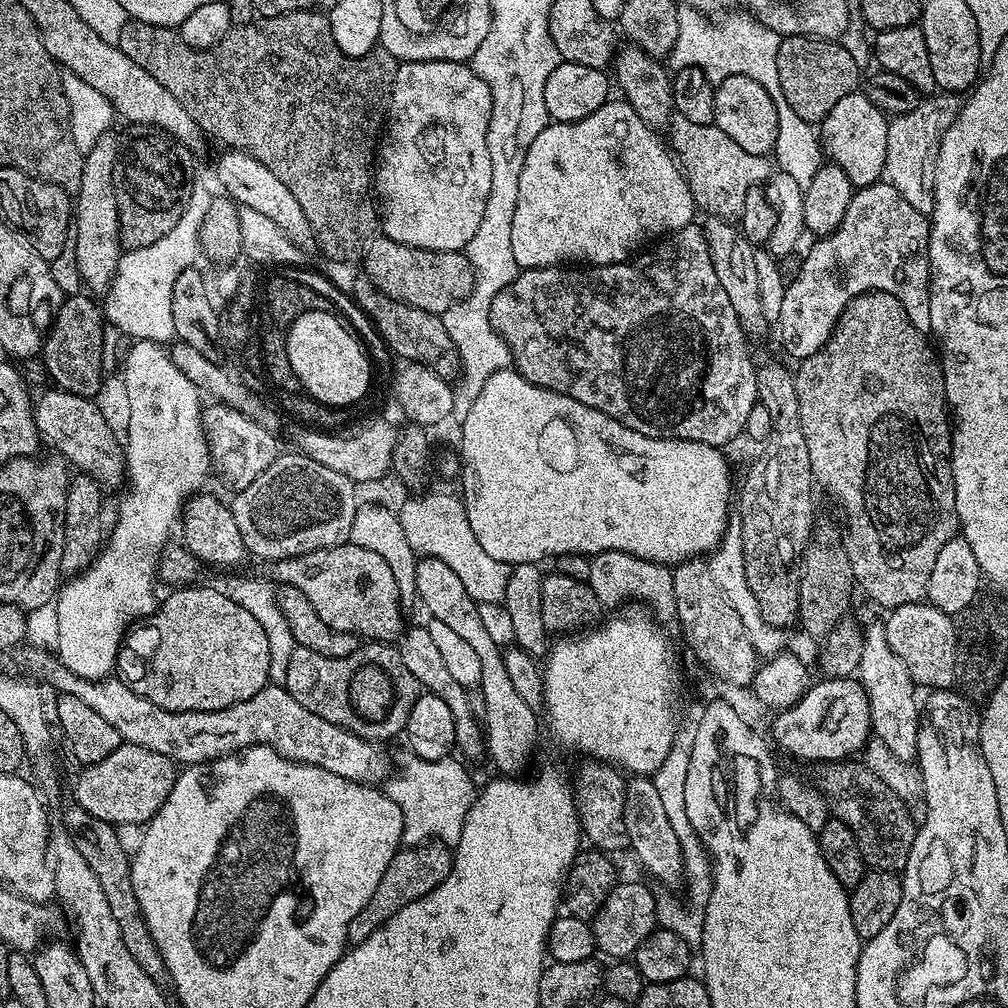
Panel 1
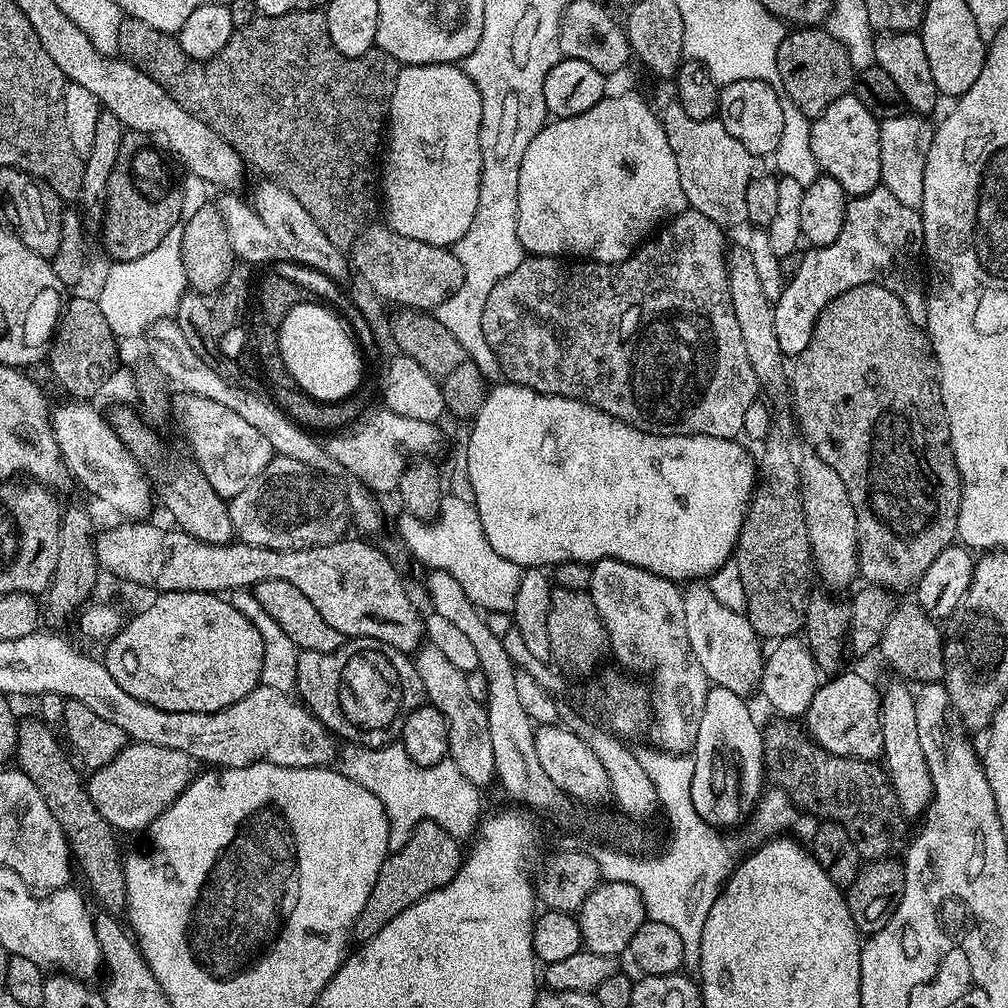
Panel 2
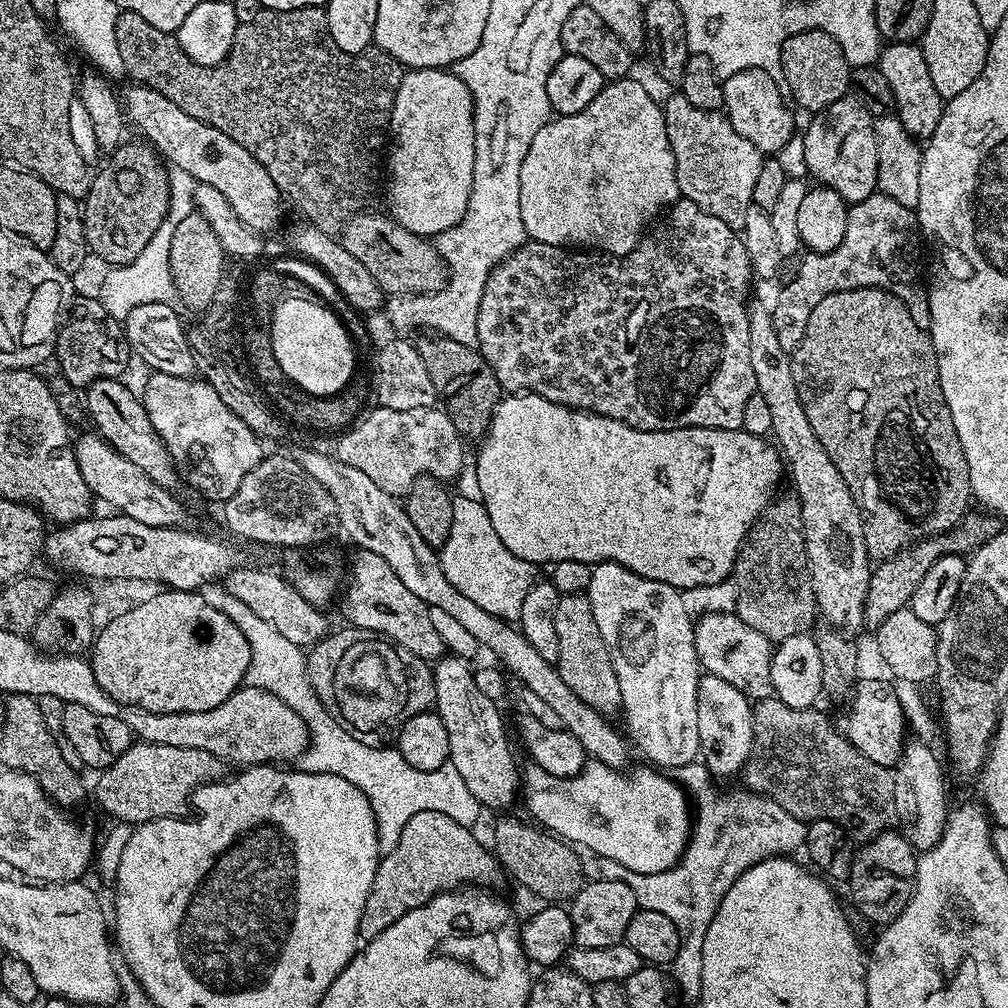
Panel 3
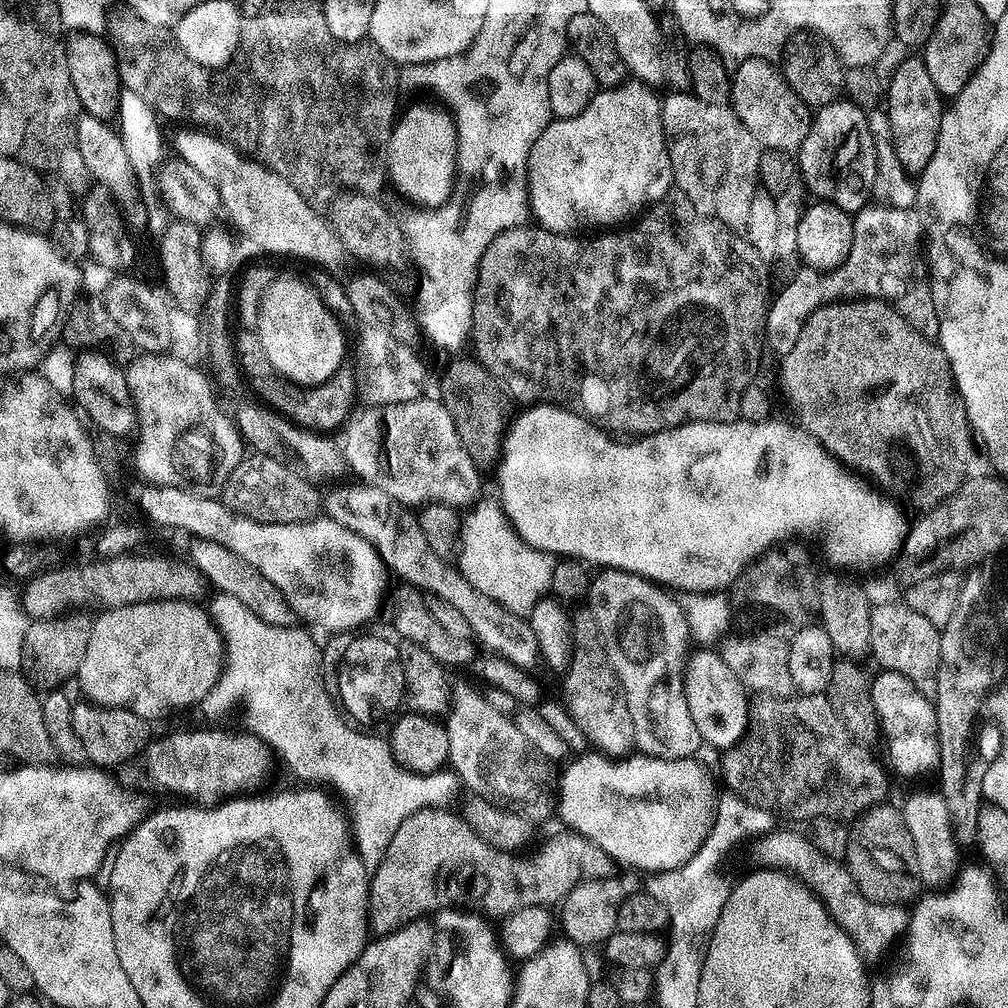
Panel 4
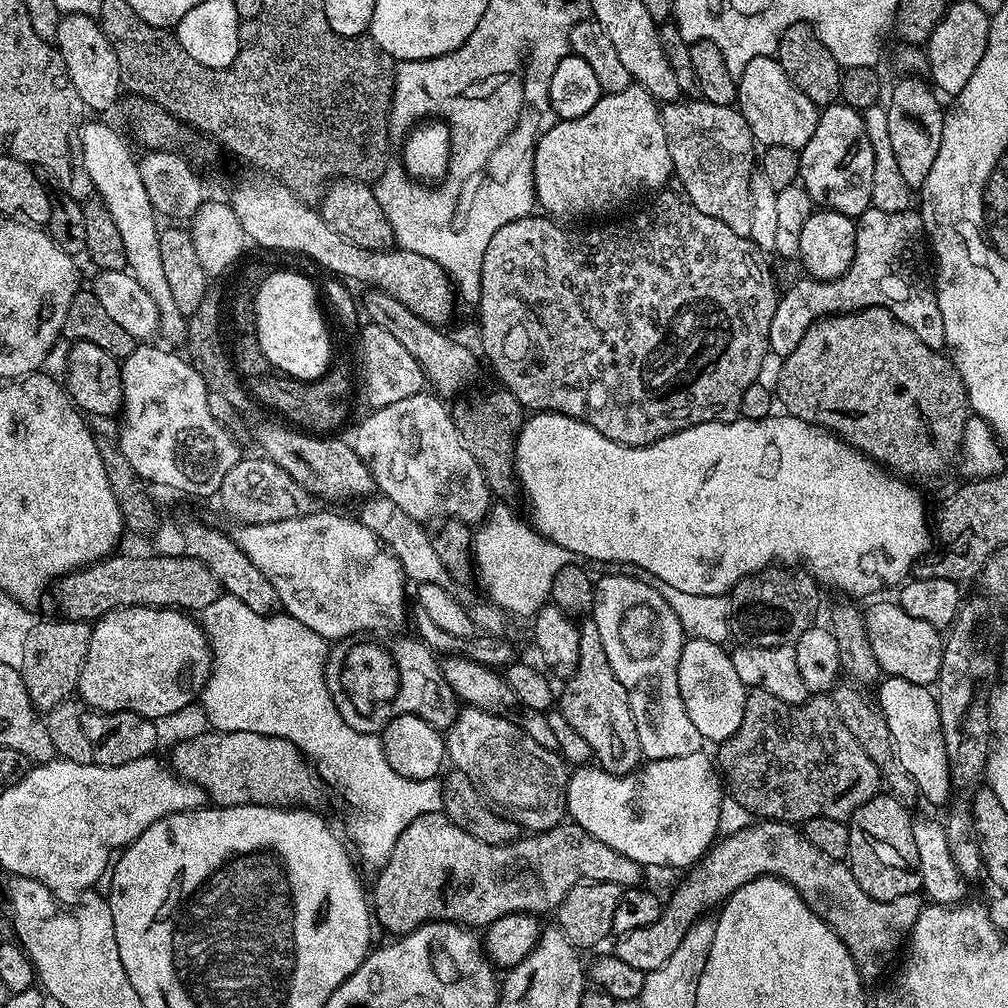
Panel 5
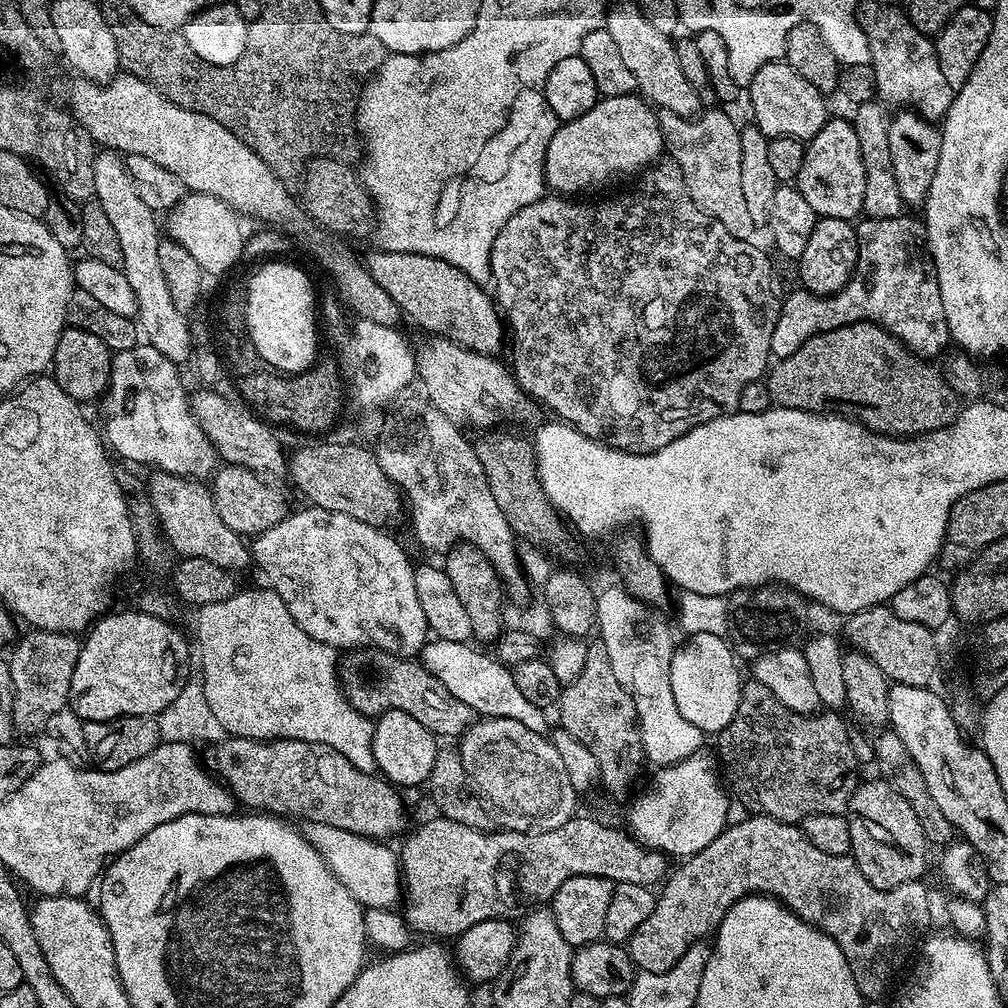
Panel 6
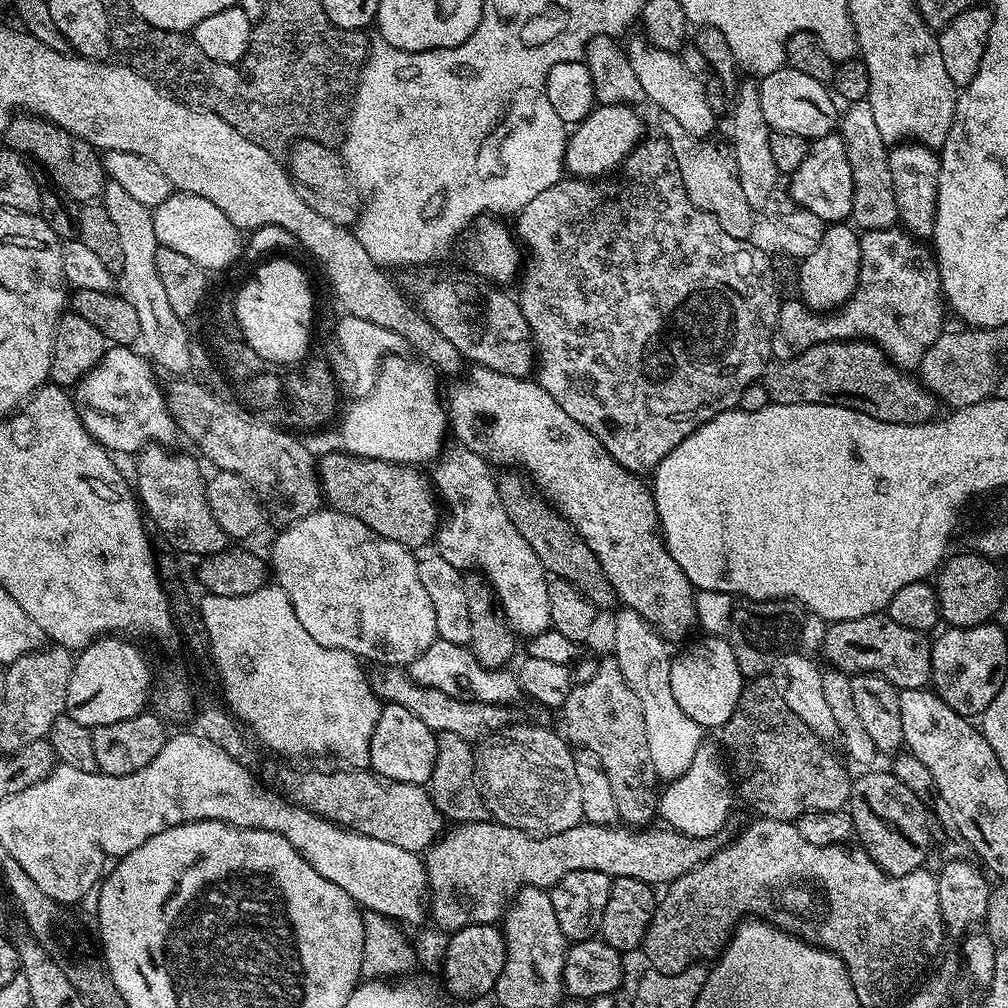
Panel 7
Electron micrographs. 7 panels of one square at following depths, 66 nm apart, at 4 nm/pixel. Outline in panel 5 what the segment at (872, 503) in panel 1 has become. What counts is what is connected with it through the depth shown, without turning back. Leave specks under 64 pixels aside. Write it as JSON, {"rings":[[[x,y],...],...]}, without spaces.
{"rings":[[[863,308],[857,312],[839,312],[837,316],[823,316],[816,320],[802,334],[802,342],[794,346],[794,350],[789,356],[783,357],[780,368],[780,377],[774,383],[774,396],[785,413],[796,416],[800,420],[805,420],[807,424],[815,424],[816,427],[831,430],[835,435],[841,437],[845,444],[861,452],[869,460],[875,460],[877,464],[883,466],[887,471],[901,477],[916,480],[928,480],[931,476],[940,476],[952,463],[957,463],[962,452],[964,443],[964,427],[970,419],[970,409],[968,407],[968,392],[964,389],[964,382],[960,378],[960,372],[956,365],[941,349],[926,346],[914,330],[908,326],[902,326],[894,314],[890,314],[888,308]]]}

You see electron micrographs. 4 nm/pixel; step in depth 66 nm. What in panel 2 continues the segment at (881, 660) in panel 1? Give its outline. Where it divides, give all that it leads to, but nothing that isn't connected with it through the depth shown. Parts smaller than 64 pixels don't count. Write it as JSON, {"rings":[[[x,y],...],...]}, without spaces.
{"rings":[[[896,682],[883,689],[880,698],[880,725],[884,750],[882,764],[888,781],[894,786],[894,794],[902,806],[905,817],[923,817],[932,803],[932,779],[930,766],[926,766],[926,754],[922,754],[922,742],[918,740],[918,718],[914,718],[914,692],[904,682]]]}

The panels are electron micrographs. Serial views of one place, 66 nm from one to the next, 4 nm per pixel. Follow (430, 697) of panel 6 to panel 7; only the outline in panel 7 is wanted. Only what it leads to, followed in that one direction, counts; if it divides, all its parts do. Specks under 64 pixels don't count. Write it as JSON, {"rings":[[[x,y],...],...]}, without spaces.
{"rings":[[[384,666],[379,669],[379,672],[380,677],[376,682],[374,680],[374,691],[381,701],[406,706],[406,710],[410,710],[410,714],[422,718],[422,722],[426,722],[426,726],[430,726],[432,731],[437,734],[449,732],[458,734],[458,738],[463,740],[479,742],[491,732],[497,732],[500,728],[505,727],[506,721],[509,719],[509,717],[507,718],[509,709],[503,704],[483,704],[473,700],[459,700],[450,698],[450,694],[442,694],[442,690],[413,684],[403,667]]]}

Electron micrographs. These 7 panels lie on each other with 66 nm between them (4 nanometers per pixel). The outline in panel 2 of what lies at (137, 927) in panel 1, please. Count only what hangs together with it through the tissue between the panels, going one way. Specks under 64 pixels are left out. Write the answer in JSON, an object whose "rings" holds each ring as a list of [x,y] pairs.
{"rings":[[[39,718],[28,720],[25,724],[23,721],[16,729],[15,763],[20,763],[17,765],[36,783],[47,800],[50,814],[54,814],[58,826],[62,826],[69,847],[78,861],[79,871],[80,868],[84,871],[84,878],[92,887],[97,902],[104,907],[101,909],[108,914],[123,913],[127,909],[128,899],[124,877],[125,857],[120,856],[120,844],[116,841],[118,833],[110,826],[110,822],[106,822],[106,818],[102,818],[102,814],[98,814],[88,793],[85,777],[80,777],[81,769],[71,759],[68,761],[64,757],[65,745],[58,736],[56,741],[56,736],[57,733]]]}

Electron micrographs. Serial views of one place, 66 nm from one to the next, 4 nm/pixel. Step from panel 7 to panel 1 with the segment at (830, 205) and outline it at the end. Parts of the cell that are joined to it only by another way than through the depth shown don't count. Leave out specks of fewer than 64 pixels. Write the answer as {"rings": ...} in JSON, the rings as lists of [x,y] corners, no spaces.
{"rings":[[[857,90],[840,99],[834,110],[820,121],[818,131],[825,157],[842,168],[853,189],[865,188],[883,177],[886,162],[886,134],[889,117],[863,91]]]}

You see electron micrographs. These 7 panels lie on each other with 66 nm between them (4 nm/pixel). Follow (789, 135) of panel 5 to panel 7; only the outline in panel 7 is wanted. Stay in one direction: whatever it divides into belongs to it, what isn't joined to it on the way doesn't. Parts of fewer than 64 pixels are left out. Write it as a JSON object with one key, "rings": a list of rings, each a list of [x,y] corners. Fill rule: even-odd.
{"rings":[[[787,66],[774,70],[759,81],[762,115],[771,131],[798,134],[808,141],[833,135],[838,124],[837,101],[829,85]],[[833,100],[833,101],[832,101]],[[836,103],[836,104],[835,104]]]}

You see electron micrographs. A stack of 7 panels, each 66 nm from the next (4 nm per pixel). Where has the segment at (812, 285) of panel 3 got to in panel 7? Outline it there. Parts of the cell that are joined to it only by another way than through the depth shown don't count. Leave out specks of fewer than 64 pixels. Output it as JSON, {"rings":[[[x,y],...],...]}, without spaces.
{"rings":[[[900,226],[864,230],[860,232],[858,286],[852,296],[835,311],[829,311],[827,314],[808,308],[800,298],[785,299],[778,310],[778,322],[774,326],[772,355],[778,360],[789,360],[810,350],[810,346],[818,346],[831,340],[863,338],[877,344],[898,367],[916,370],[920,367],[923,355],[934,346],[934,342],[938,341],[940,334],[945,331],[944,312],[946,313],[946,301],[940,291],[940,271],[933,249],[927,243],[905,232]]]}

